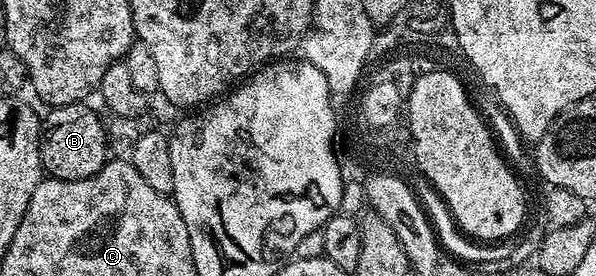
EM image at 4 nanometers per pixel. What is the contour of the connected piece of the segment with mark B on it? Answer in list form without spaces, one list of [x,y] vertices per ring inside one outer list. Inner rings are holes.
[[[80,103],[77,105],[57,105],[50,110],[48,117],[44,116],[41,121],[41,132],[39,135],[39,154],[41,155],[41,163],[43,164],[43,172],[47,177],[56,177],[62,181],[76,181],[77,179],[89,179],[97,171],[101,171],[101,167],[107,164],[109,154],[107,154],[107,145],[109,146],[109,133],[105,128],[105,121],[98,117],[93,110],[90,109],[90,104]]]

